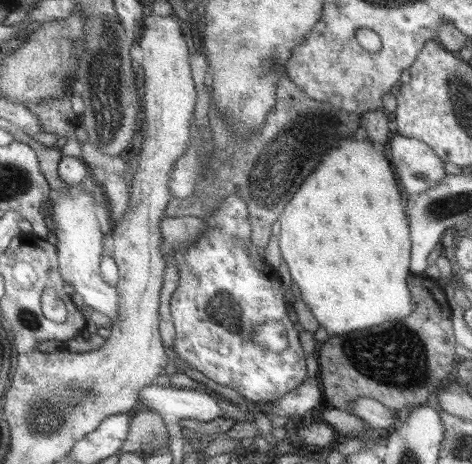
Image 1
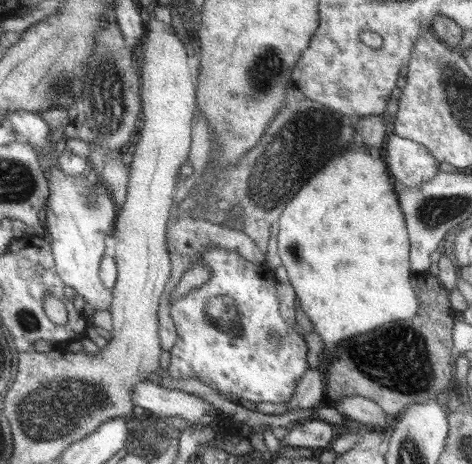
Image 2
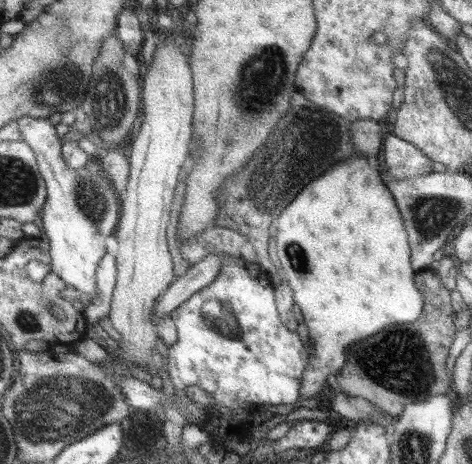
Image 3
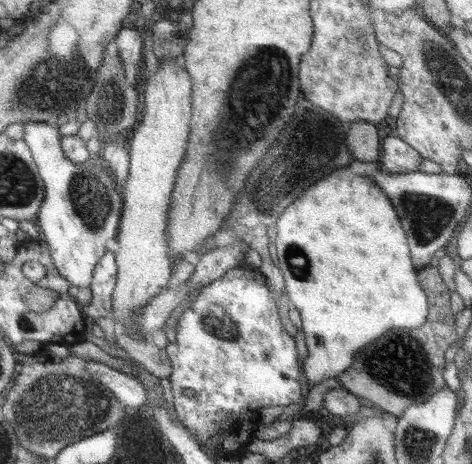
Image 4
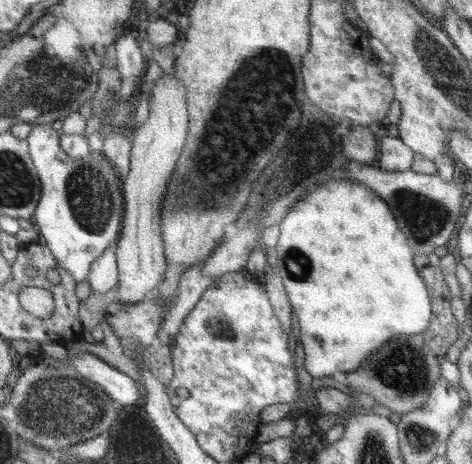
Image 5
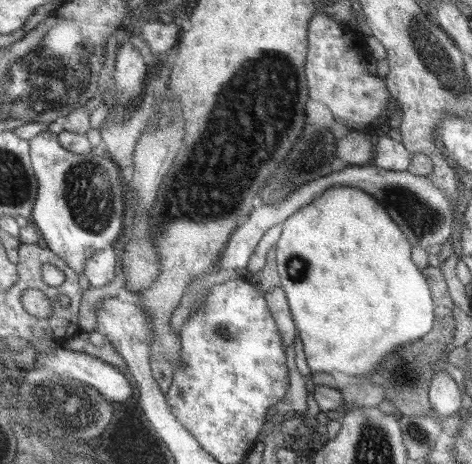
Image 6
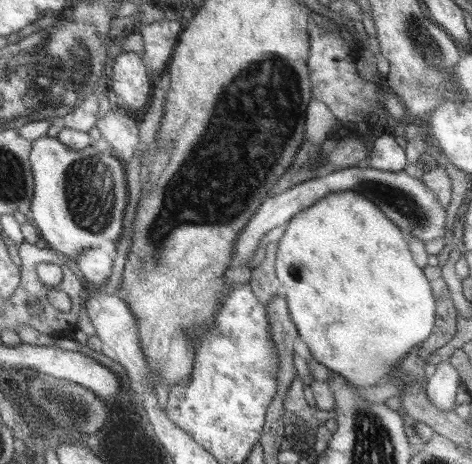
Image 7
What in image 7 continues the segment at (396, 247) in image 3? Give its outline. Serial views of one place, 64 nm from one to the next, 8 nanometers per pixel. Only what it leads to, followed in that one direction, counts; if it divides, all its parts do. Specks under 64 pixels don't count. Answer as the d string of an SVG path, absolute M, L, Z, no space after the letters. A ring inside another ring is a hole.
M344 191L344 192L335 192L330 193L315 202L312 206L301 210L292 218L290 221L287 222L286 232L280 241L278 241L278 252L276 258L276 275L278 280L283 287L283 298L288 300L288 310L293 320L293 323L296 325L297 332L301 336L301 339L307 344L308 350L310 350L310 354L312 355L312 359L314 362L311 363L311 366L315 363L319 363L320 365L324 365L330 372L337 373L338 375L342 376L342 378L347 380L352 380L356 386L361 386L363 391L368 390L371 386L376 386L376 384L380 384L380 382L384 382L390 380L388 378L388 374L392 374L394 372L394 366L396 366L396 362L406 354L408 356L408 352L413 346L424 342L428 338L430 332L432 332L432 328L434 328L434 310L436 310L436 304L434 304L434 296L432 296L432 289L430 289L430 282L428 282L427 276L424 274L420 265L417 264L416 260L412 260L412 254L410 252L412 250L409 249L408 239L404 237L404 233L402 230L392 221L386 213L374 202L369 199L369 197L364 196L363 194L358 194L354 191Z

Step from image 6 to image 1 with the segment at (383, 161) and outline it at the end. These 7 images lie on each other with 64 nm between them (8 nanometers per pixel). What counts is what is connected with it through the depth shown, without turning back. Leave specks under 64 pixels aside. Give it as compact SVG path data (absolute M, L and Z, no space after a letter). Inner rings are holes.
M394 135L387 143L390 160L406 194L422 194L445 178L444 163L433 148L414 137Z

